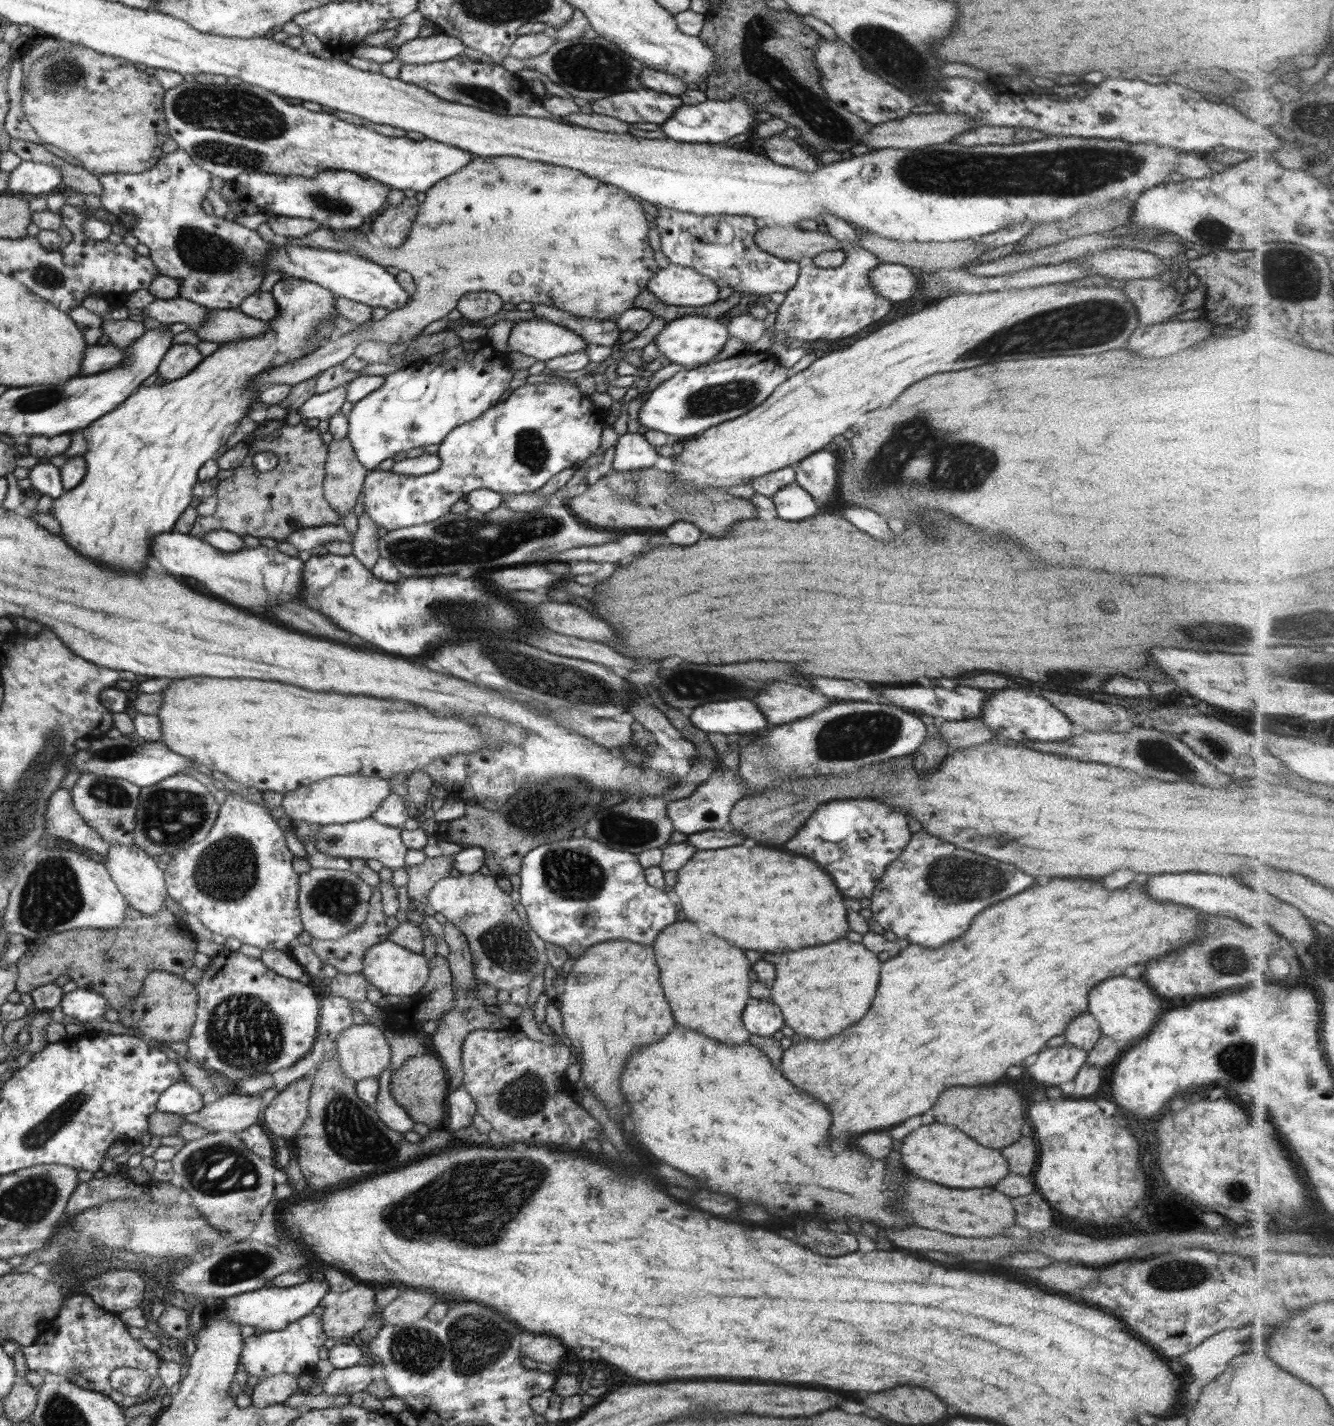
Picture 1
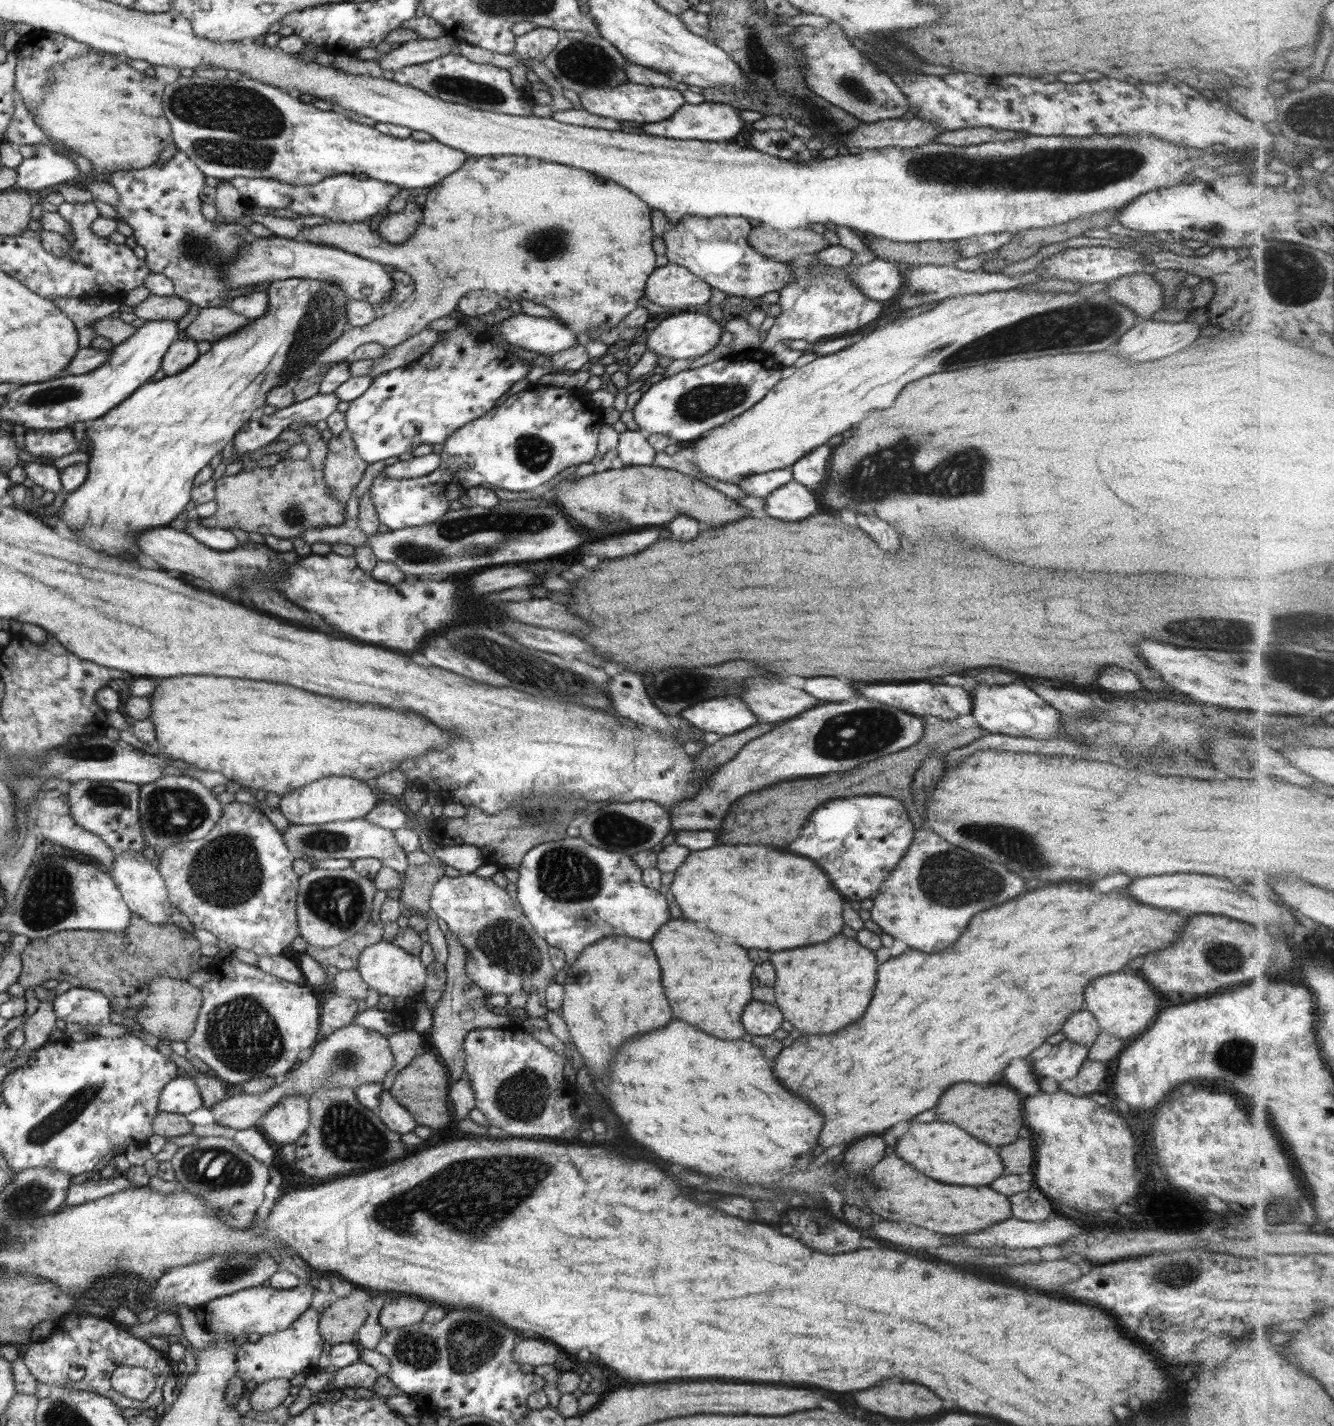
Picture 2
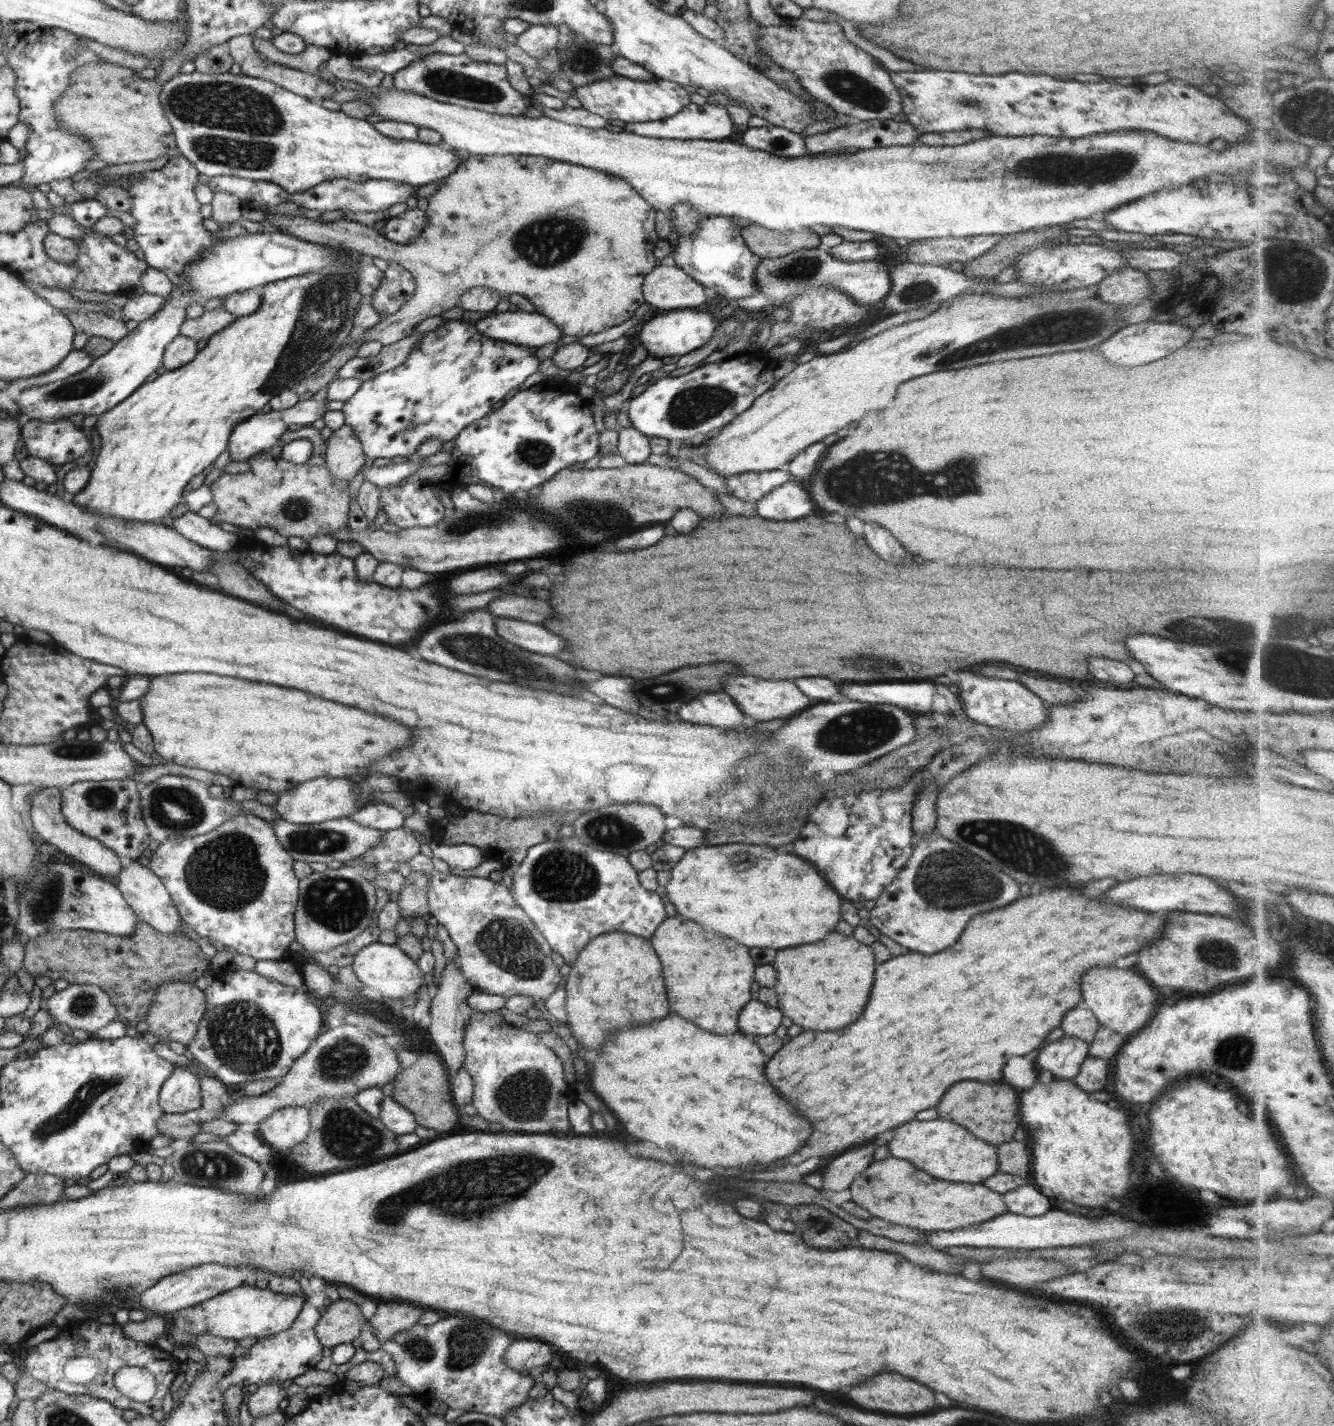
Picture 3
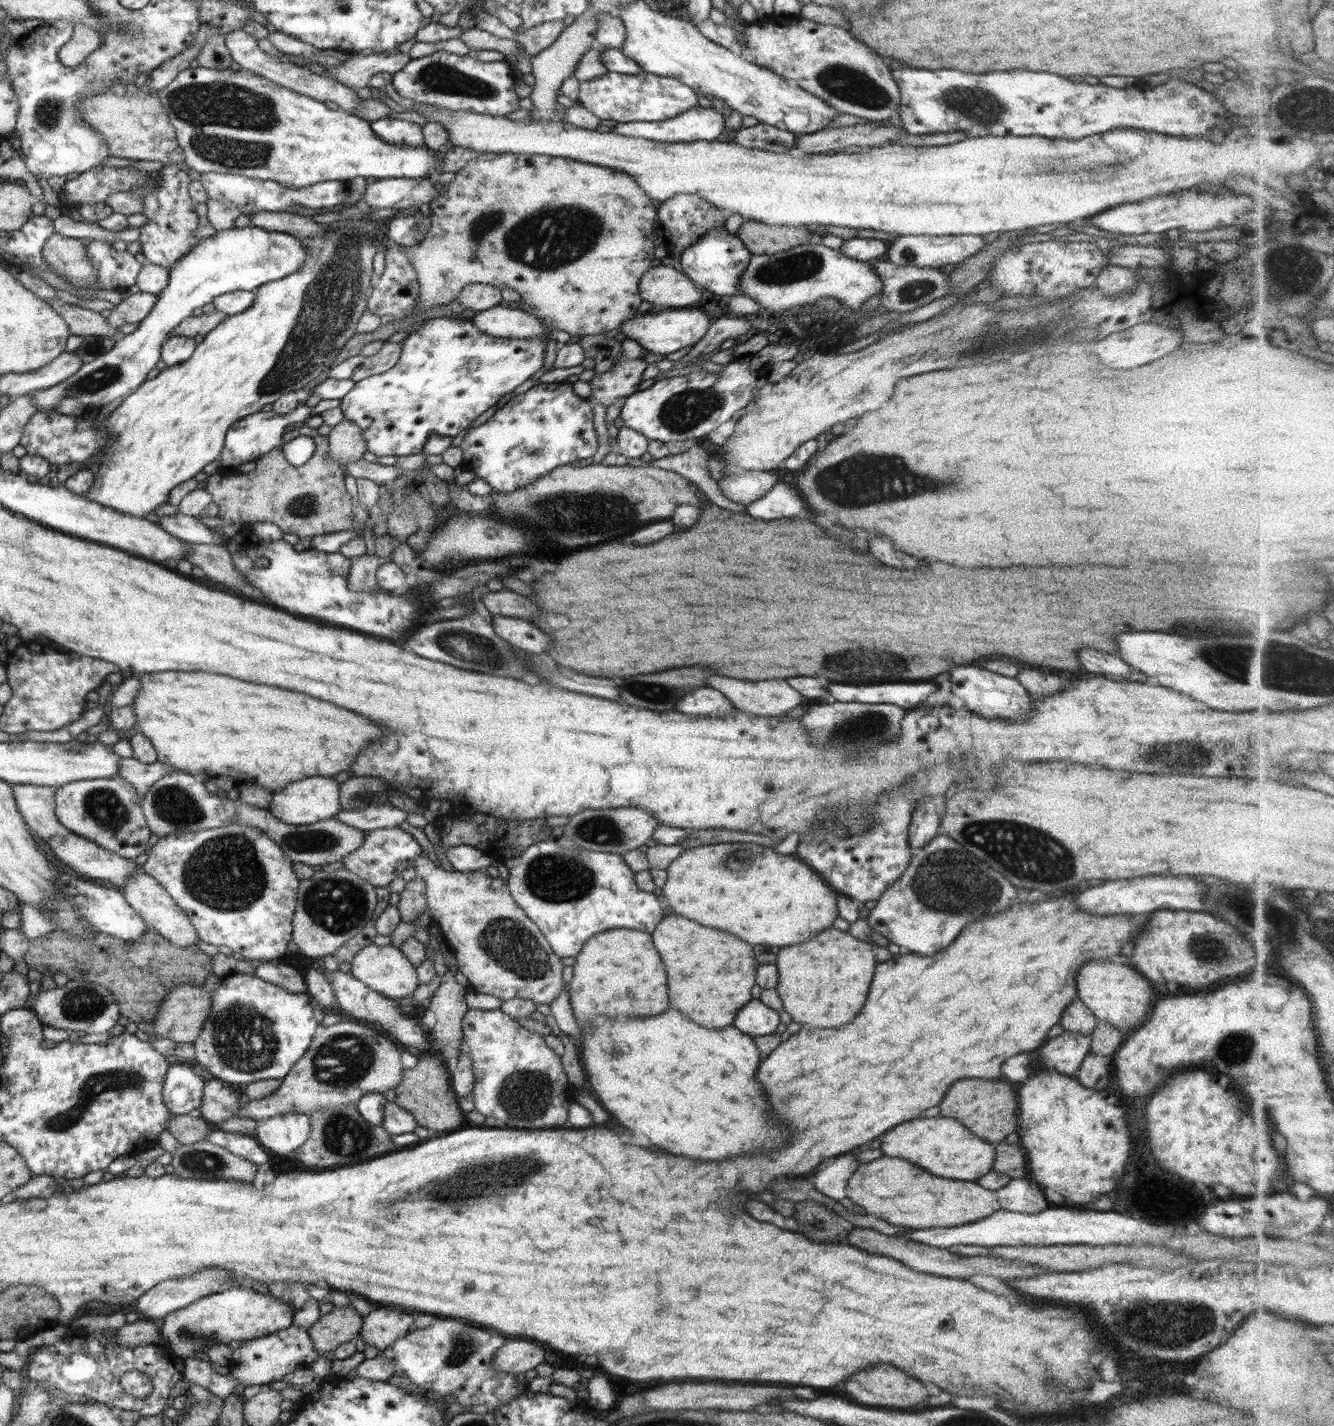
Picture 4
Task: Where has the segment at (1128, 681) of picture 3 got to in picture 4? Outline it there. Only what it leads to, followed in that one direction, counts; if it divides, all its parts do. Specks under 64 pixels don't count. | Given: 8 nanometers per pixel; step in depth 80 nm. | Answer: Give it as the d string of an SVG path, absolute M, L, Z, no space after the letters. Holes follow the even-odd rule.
M1082 648L1082 650L1078 650L1076 656L1086 672L1108 676L1115 681L1128 680L1131 668L1128 668L1128 664L1124 664L1120 658L1116 658L1112 654L1098 652L1092 648Z

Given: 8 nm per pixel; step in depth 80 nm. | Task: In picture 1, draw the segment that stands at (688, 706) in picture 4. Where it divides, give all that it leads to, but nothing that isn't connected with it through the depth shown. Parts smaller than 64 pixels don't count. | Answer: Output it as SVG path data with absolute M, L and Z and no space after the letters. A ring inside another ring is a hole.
M746 698L707 702L689 710L688 716L696 728L728 737L745 737L745 734L771 728L760 709Z

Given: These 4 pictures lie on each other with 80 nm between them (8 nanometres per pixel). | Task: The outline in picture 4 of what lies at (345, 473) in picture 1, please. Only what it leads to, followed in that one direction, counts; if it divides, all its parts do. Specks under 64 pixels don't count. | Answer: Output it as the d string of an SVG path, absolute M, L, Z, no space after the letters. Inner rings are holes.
M344 418L327 435L329 453L342 467L344 474L348 463L362 457L367 450L367 444L362 438L360 427L352 420Z

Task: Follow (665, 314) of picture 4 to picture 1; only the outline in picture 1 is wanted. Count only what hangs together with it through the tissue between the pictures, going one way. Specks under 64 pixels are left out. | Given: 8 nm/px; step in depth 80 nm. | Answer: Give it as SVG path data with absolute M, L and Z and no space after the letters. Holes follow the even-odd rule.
M683 316L667 322L658 336L654 338L654 342L658 345L662 358L670 359L670 363L686 367L714 359L723 350L729 338L727 326L716 318Z

